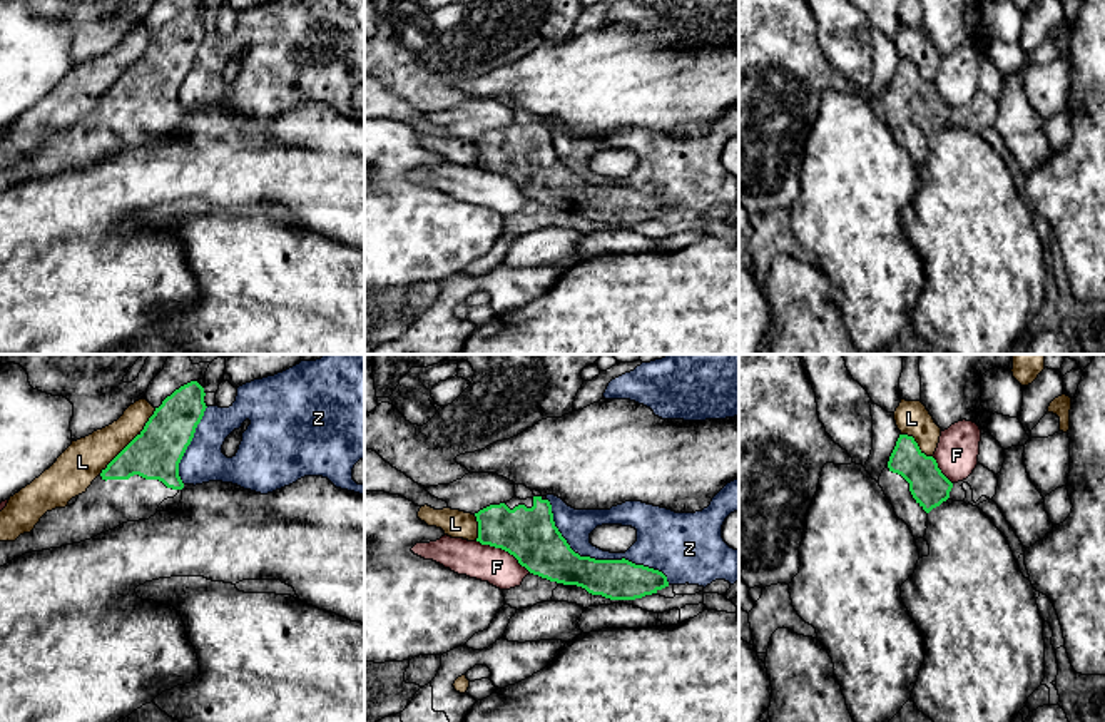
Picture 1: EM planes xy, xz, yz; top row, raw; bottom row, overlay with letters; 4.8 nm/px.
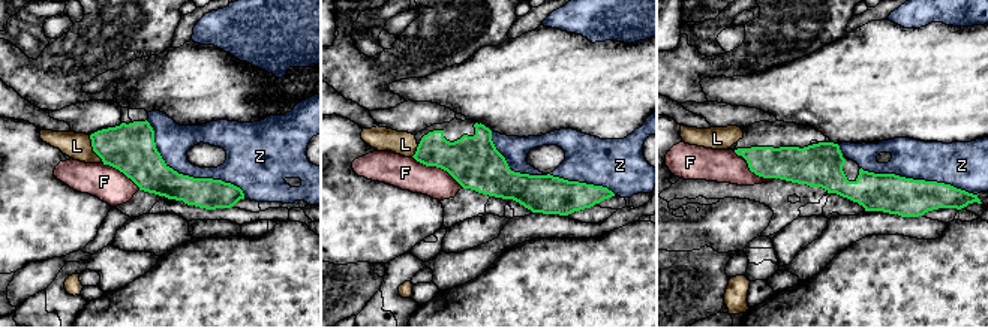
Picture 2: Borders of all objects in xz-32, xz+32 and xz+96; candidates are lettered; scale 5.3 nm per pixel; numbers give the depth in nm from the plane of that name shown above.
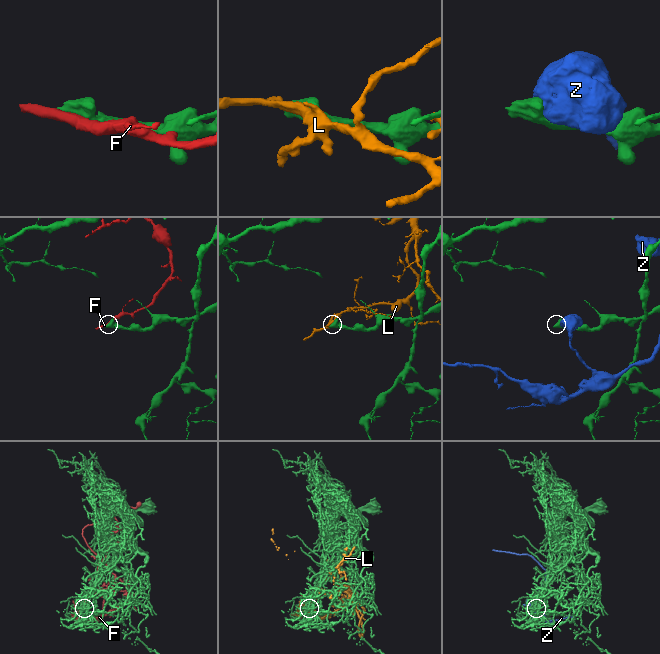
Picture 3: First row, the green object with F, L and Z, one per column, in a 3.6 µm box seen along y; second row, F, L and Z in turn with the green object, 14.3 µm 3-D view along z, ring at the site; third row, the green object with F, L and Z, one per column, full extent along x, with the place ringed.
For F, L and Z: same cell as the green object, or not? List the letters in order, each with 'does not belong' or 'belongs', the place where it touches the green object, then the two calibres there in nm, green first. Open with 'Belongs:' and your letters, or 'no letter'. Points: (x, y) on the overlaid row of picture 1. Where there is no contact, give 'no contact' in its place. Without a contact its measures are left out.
Belongs: no letter
F: does not belong | xz (504, 549) | 260/170 nm
L: does not belong | xy (131, 442) | 240/200 nm
Z: does not belong | xz (597, 560) | 220/160 nm

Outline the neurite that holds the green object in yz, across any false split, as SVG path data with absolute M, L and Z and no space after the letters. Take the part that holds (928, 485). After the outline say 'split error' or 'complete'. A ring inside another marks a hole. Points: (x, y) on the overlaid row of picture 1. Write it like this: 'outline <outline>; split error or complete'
outline M899 435L878 483L893 505L896 516L909 526L914 540L924 538L928 513L946 501L953 488L953 483L938 468L936 460L926 456L914 438L908 435Z; split error

